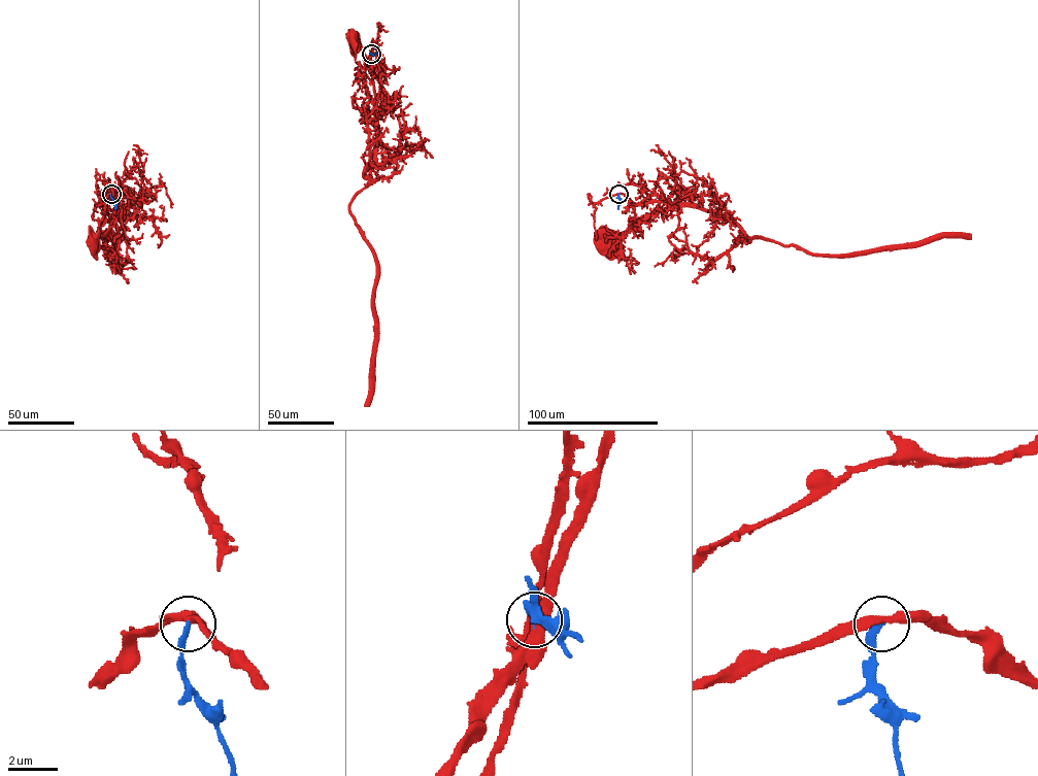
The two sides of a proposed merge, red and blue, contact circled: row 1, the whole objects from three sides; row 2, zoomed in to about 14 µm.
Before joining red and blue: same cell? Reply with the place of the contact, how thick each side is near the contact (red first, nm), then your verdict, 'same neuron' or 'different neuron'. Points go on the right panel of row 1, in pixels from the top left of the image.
at (618, 194); 360 nm thick on the red side, 240 nm on the other; same neuron

